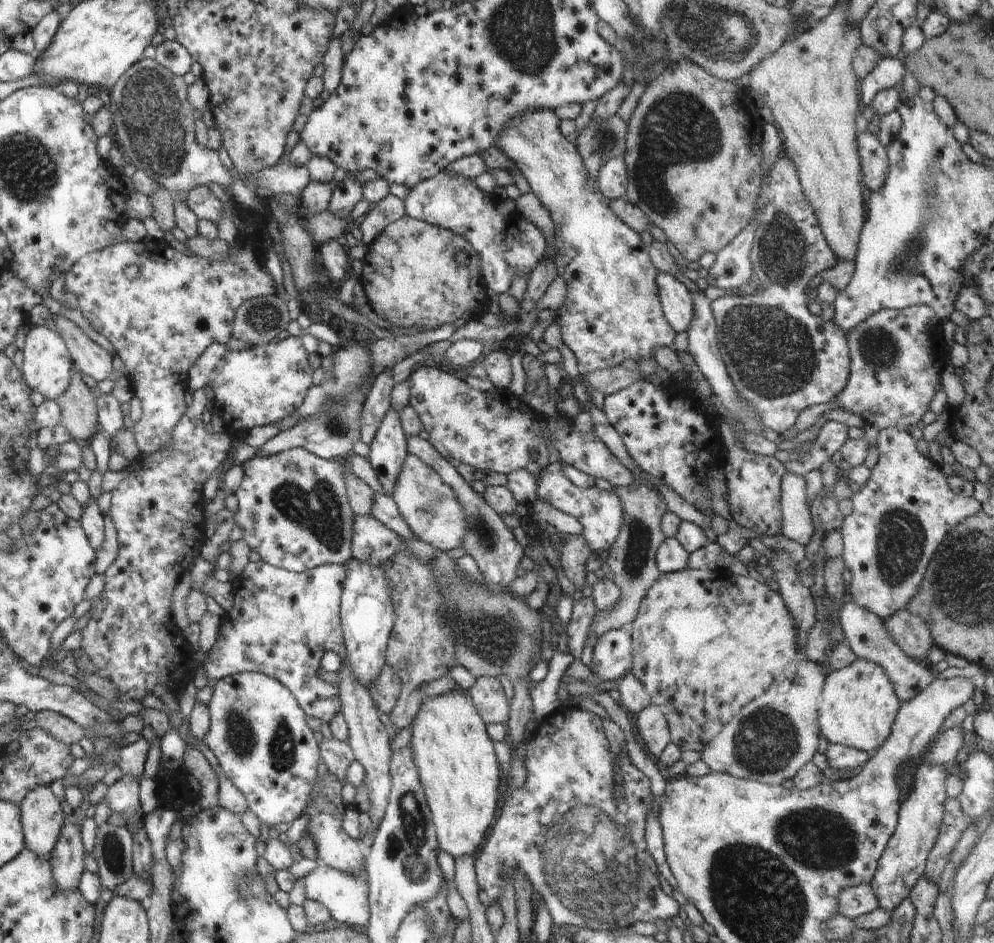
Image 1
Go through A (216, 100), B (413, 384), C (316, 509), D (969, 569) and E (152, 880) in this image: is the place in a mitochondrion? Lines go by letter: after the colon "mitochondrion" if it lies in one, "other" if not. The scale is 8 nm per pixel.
A: other
B: other
C: mitochondrion
D: mitochondrion
E: other

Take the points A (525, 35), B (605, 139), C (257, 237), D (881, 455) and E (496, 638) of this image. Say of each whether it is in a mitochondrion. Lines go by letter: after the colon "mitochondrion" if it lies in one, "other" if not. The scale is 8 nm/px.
A: mitochondrion
B: mitochondrion
C: other
D: other
E: mitochondrion

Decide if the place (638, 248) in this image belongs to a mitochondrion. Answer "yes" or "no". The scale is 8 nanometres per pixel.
no

